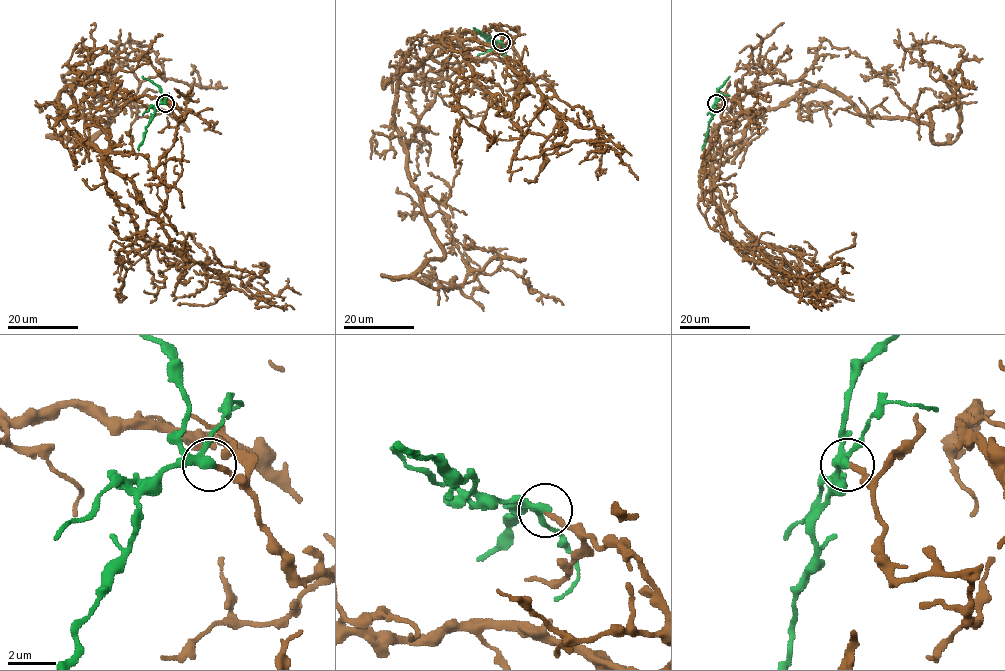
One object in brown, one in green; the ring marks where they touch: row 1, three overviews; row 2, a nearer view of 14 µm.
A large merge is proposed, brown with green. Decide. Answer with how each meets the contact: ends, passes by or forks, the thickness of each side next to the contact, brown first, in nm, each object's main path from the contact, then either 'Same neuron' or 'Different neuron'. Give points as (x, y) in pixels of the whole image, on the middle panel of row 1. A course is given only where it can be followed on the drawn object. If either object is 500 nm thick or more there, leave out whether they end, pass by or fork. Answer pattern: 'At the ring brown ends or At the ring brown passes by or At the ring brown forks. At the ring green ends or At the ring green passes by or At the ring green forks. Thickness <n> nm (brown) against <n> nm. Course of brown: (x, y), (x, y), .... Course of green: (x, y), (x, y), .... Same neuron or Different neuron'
At the ring brown ends. At the ring green passes by. Thickness 220 nm (brown) against 300 nm. Course of brown: (501, 42), (520, 64), (469, 60), (403, 142), (398, 79), (477, 39), (563, 143), (638, 180). Course of green: (501, 42), (474, 27). Same neuron

